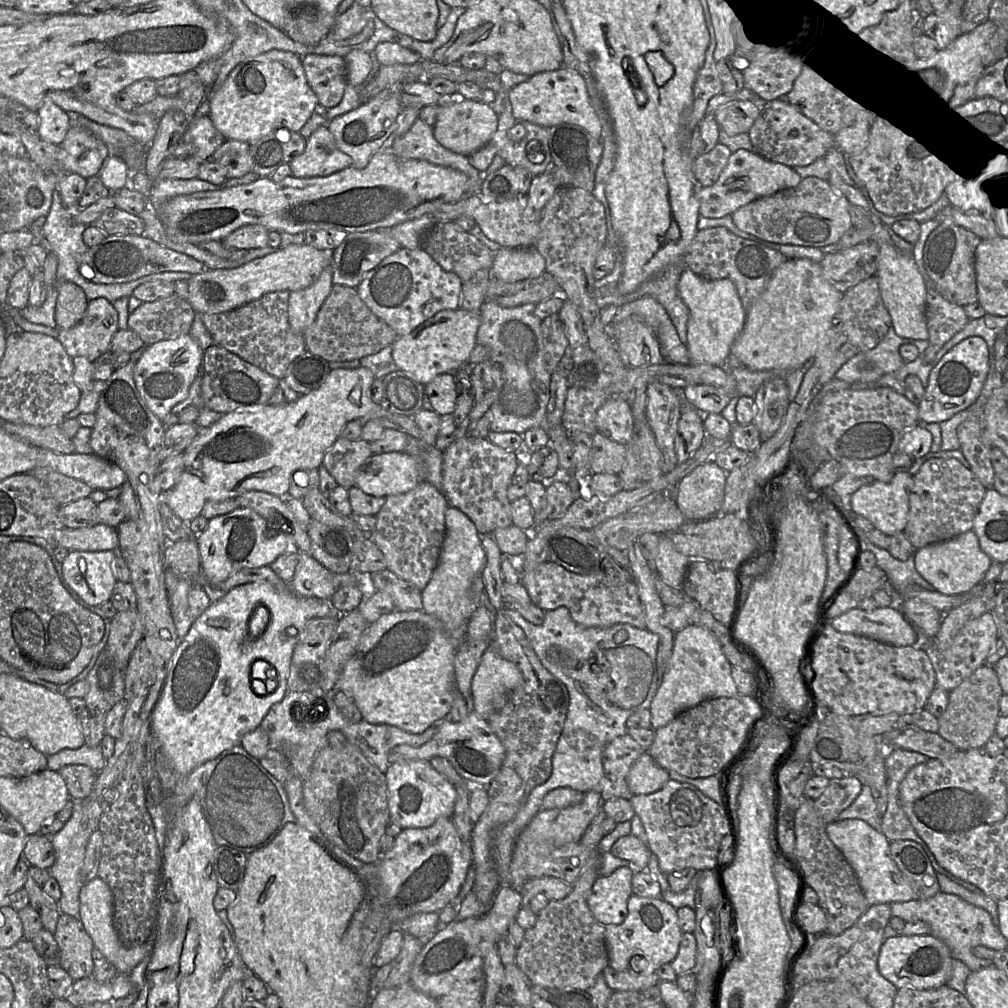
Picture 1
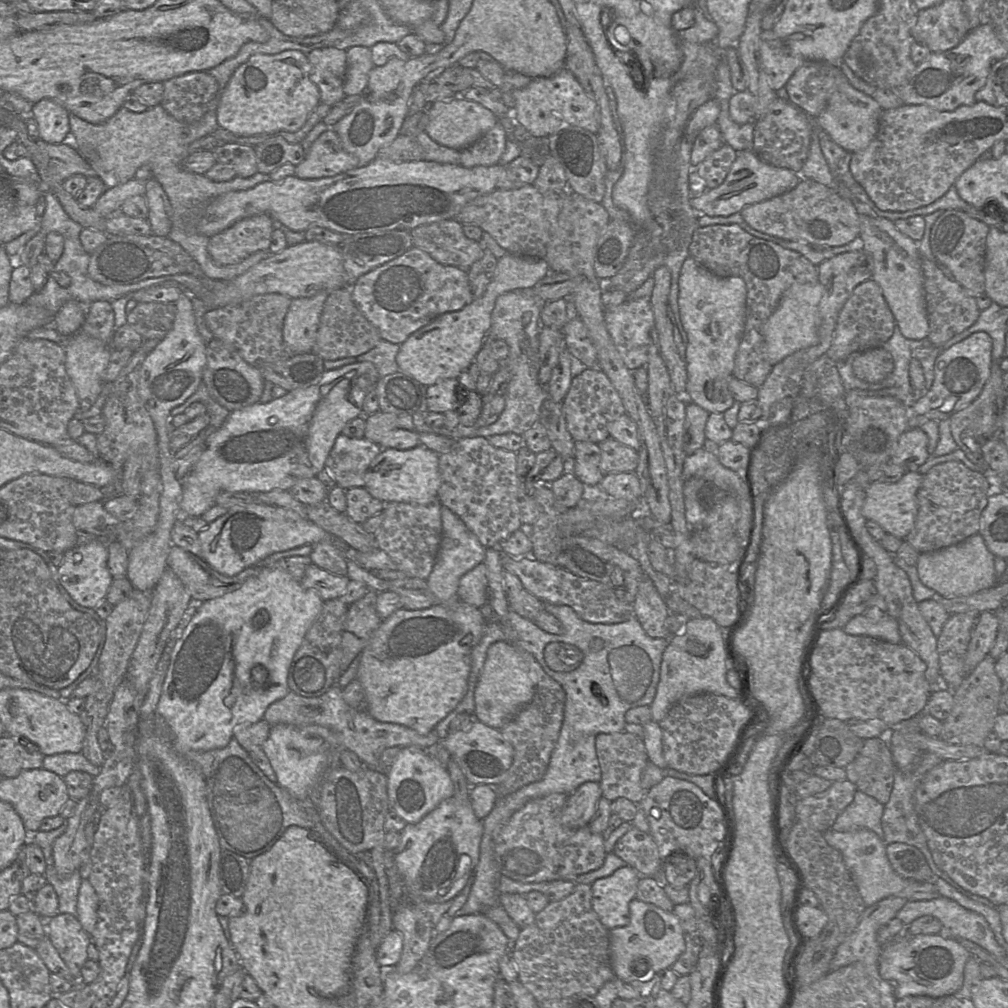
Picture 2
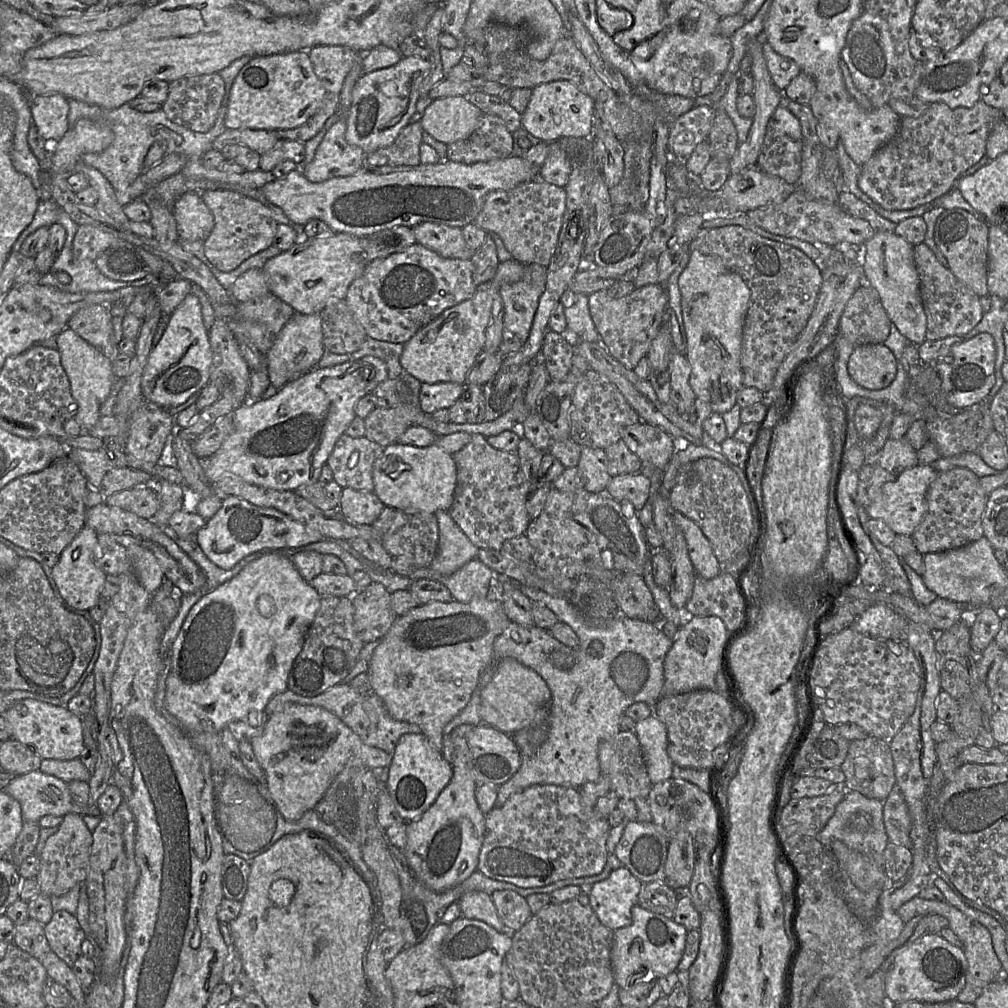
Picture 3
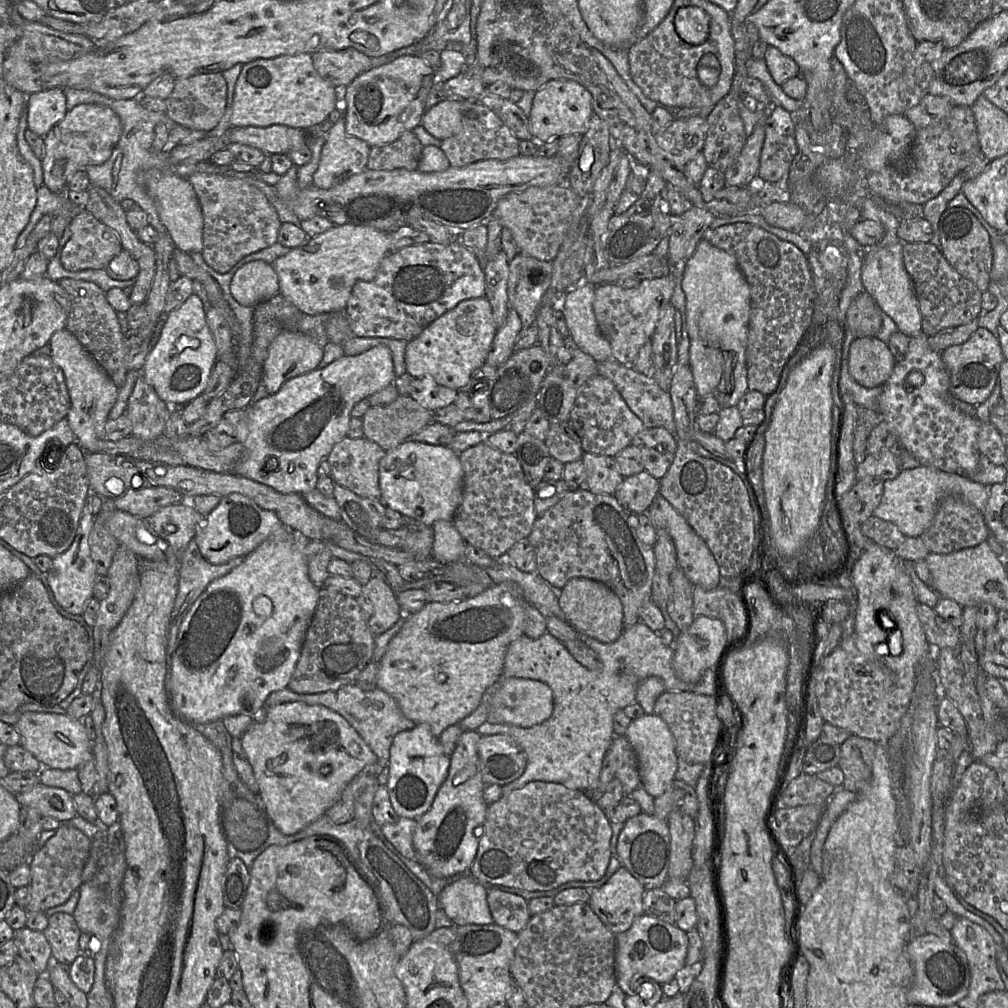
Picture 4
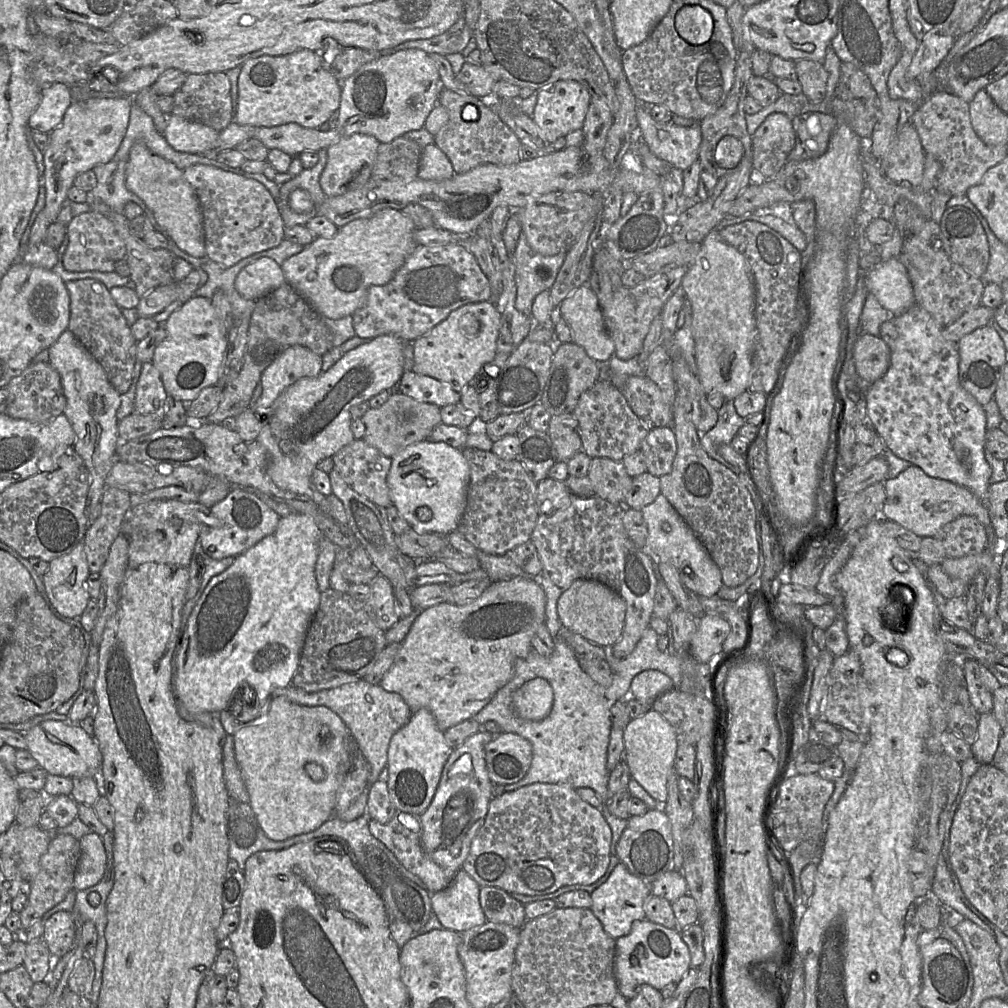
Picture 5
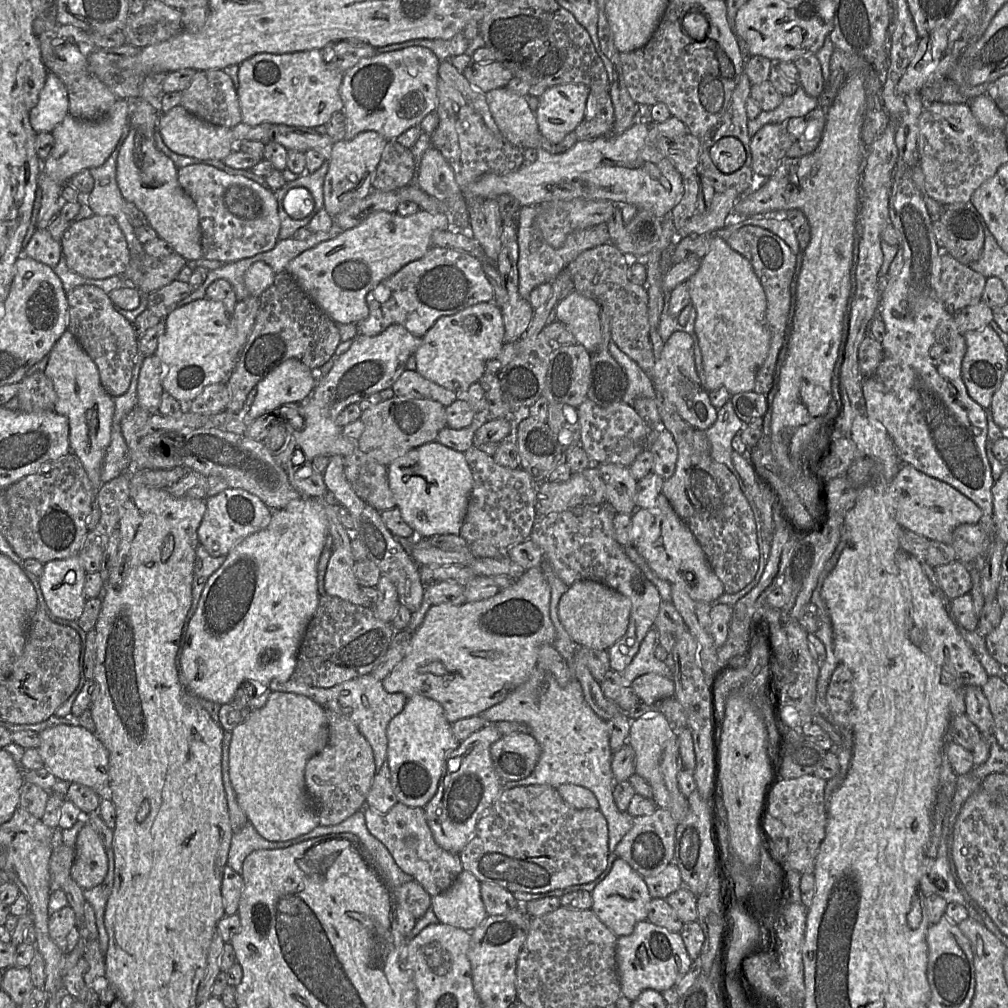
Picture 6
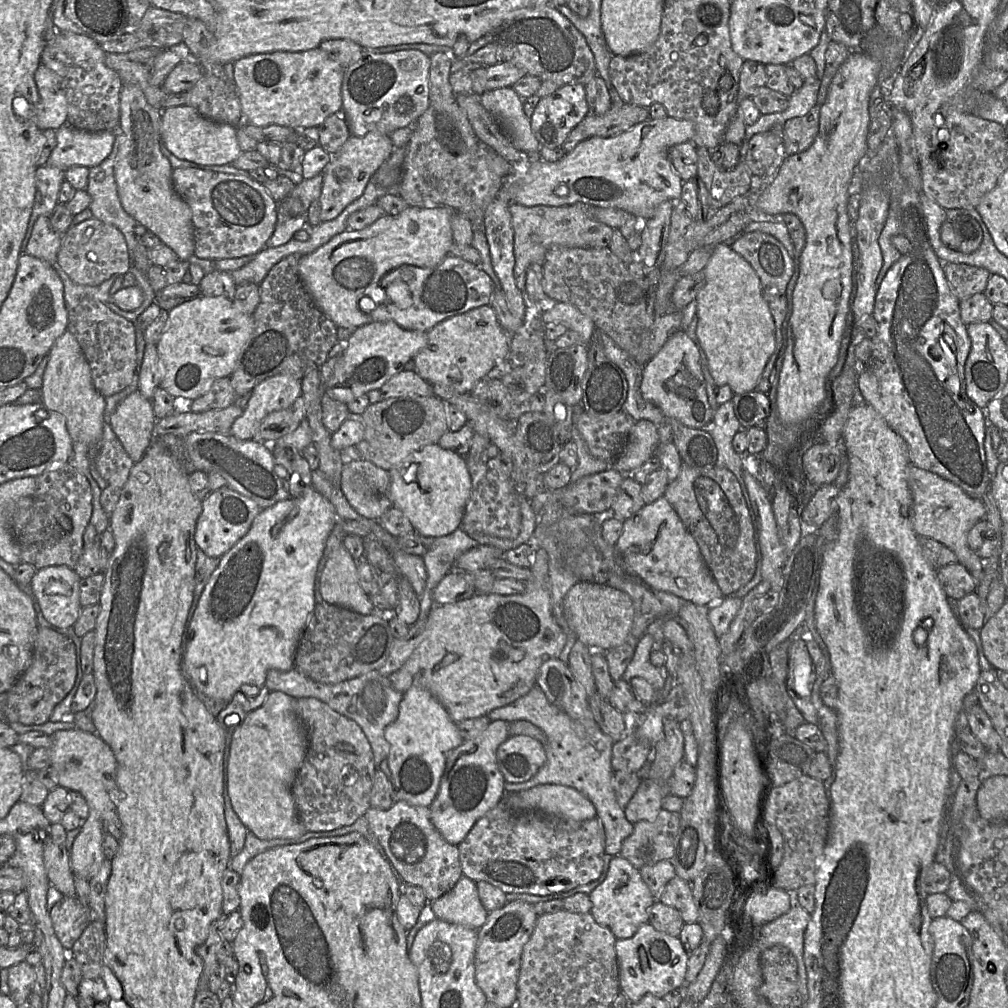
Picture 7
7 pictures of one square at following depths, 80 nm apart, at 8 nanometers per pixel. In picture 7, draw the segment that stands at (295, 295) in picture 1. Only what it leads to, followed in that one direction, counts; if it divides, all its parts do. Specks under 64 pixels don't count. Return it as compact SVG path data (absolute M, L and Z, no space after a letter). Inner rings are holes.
M278 374L265 379L252 390L247 407L235 420L230 434L241 440L253 439L261 421L268 414L288 408L300 395L302 395L301 379L288 374Z

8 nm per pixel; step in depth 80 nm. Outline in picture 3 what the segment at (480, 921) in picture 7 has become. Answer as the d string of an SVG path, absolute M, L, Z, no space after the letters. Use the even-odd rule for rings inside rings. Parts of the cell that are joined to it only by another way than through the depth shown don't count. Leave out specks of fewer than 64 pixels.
M469 891L458 900L461 916L479 920L492 926L499 932L511 932L501 921L490 894L483 891Z

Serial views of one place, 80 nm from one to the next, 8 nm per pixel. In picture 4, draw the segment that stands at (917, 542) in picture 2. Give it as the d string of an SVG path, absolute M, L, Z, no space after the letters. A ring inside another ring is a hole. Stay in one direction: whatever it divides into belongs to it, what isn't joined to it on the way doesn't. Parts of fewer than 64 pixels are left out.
M949 496L939 504L930 527L920 535L930 553L948 554L964 548L974 547L986 541L989 529L984 515L972 504L957 496Z

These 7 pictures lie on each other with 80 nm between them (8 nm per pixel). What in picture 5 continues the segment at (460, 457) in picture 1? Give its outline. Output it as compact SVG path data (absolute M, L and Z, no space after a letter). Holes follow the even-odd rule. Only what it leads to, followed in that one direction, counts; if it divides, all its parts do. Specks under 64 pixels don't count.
M463 448L470 467L467 505L458 528L477 549L493 555L504 555L528 541L539 513L536 507L537 485L518 460L503 460L492 451Z

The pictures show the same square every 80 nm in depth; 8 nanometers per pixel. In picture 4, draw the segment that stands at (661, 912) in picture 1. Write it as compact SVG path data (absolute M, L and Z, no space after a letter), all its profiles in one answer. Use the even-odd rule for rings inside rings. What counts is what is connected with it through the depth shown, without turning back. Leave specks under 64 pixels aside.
M642 914L625 932L615 935L616 984L626 996L639 992L642 982L653 980L659 985L685 973L688 953L687 932L676 925Z

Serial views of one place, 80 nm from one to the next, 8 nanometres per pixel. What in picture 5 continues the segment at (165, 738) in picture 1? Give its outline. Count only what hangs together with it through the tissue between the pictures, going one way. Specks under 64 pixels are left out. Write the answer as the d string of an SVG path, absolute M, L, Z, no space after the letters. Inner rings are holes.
M294 512L281 517L274 532L236 556L225 571L210 579L187 620L177 647L173 687L187 713L228 710L237 692L243 693L245 689L253 692L261 708L274 689L292 685L306 633L320 603L315 564L322 538L310 516Z

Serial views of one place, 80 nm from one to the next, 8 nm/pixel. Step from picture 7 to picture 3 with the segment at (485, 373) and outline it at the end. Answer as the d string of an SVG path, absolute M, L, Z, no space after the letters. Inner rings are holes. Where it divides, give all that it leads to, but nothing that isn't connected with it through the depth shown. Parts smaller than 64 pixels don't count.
M515 259L499 263L494 278L478 286L471 299L445 310L404 344L400 356L402 368L421 383L455 382L465 385L469 371L484 351L495 296L504 284L520 281L525 270L525 264Z

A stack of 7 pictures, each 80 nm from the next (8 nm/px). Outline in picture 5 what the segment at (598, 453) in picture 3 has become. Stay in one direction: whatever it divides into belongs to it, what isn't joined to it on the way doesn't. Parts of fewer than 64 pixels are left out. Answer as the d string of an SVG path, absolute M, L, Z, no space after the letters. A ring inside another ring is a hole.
M591 458L587 476L595 495L616 505L623 505L632 487L632 477L628 475L622 461Z

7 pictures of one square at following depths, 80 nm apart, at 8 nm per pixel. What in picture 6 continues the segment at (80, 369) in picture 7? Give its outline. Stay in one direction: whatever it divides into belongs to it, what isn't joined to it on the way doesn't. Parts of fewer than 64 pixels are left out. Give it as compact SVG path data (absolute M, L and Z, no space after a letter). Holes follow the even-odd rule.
M69 329L52 347L44 373L52 381L57 395L54 411L68 418L70 448L80 458L91 481L92 508L98 508L98 492L101 488L98 482L101 479L103 459L111 442L114 398L102 386L97 365Z

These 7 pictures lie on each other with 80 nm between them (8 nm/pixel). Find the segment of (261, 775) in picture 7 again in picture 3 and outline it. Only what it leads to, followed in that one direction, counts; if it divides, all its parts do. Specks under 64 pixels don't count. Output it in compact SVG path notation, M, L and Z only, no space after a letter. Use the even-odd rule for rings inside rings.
M290 704L271 714L262 734L250 743L264 770L271 797L287 821L298 821L306 812L314 810L346 766L383 768L389 767L392 760L391 754L365 744L330 711L301 704Z

